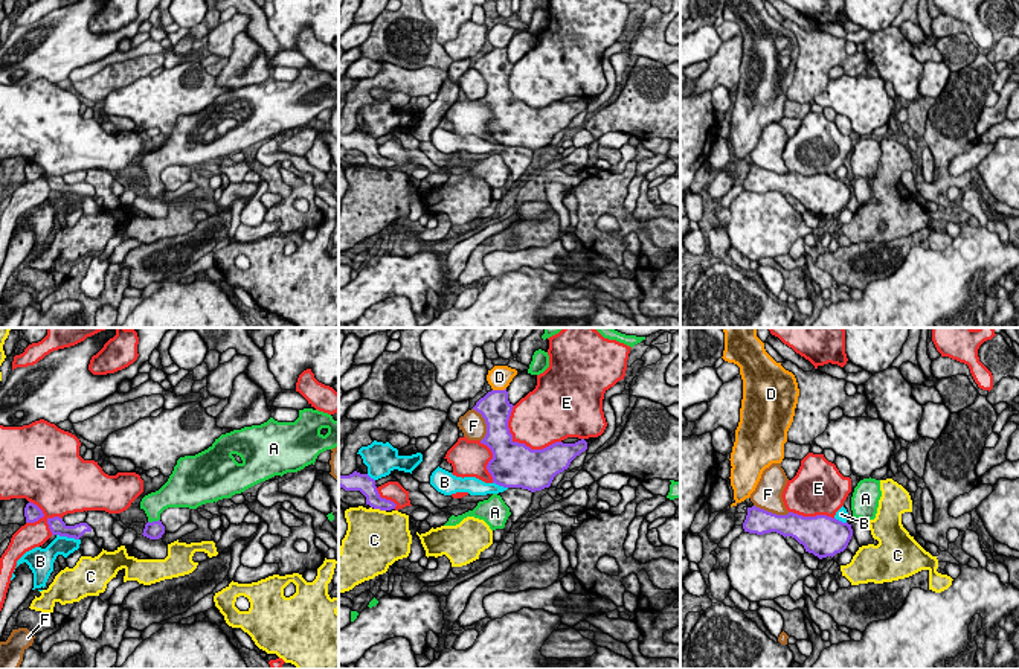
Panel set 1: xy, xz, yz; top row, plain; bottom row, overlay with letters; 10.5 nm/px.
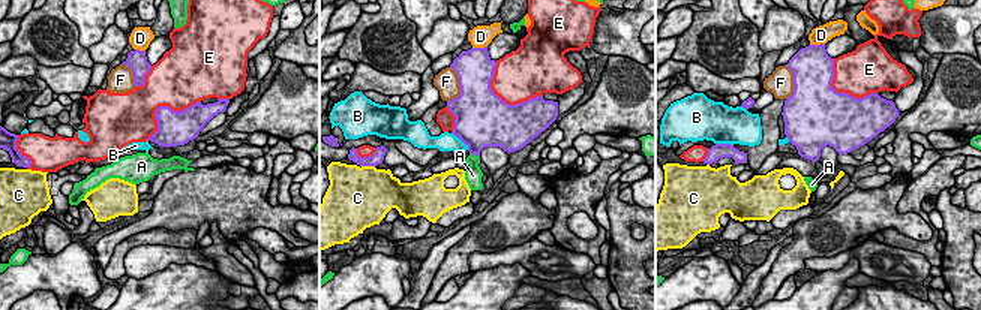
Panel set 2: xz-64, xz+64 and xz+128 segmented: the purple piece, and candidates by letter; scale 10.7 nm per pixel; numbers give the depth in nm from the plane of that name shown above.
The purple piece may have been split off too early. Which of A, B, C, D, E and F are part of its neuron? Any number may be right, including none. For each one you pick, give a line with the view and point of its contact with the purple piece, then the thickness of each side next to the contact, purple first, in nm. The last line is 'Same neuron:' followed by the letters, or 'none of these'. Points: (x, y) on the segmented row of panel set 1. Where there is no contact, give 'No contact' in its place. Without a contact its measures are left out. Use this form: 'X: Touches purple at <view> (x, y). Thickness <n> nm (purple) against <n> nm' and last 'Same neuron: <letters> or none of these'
A: Touches purple at xy (153, 521). Thickness 190 nm (purple) against 240 nm
Same neuron: A

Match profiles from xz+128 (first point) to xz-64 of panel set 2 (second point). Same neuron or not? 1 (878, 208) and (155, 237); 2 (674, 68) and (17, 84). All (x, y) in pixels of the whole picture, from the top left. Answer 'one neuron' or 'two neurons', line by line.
1: one neuron
2: two neurons

